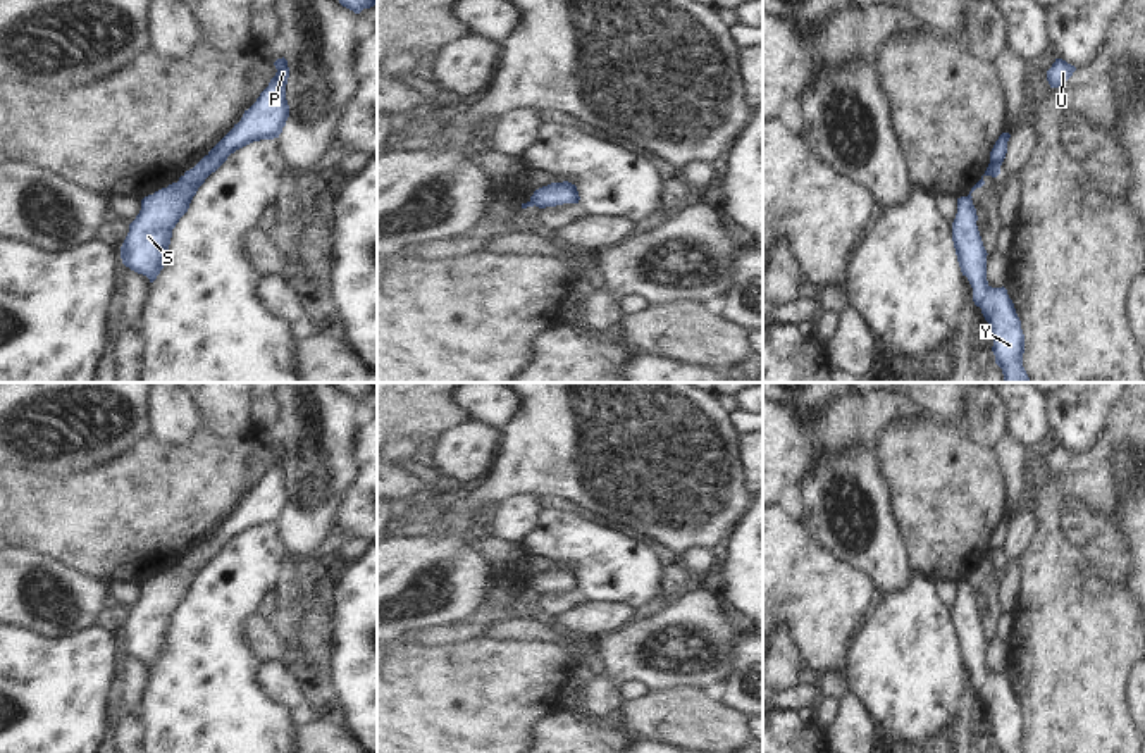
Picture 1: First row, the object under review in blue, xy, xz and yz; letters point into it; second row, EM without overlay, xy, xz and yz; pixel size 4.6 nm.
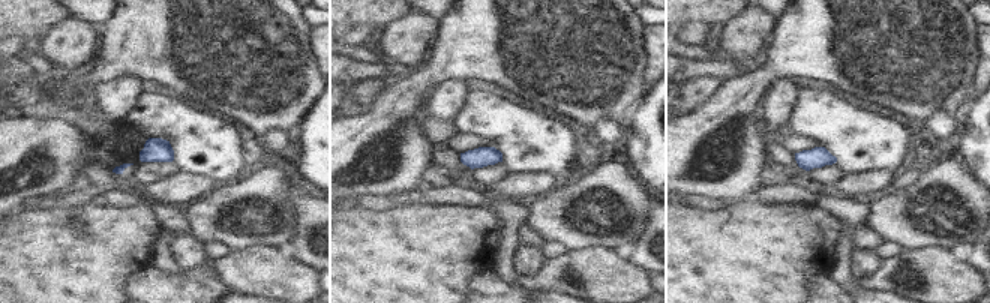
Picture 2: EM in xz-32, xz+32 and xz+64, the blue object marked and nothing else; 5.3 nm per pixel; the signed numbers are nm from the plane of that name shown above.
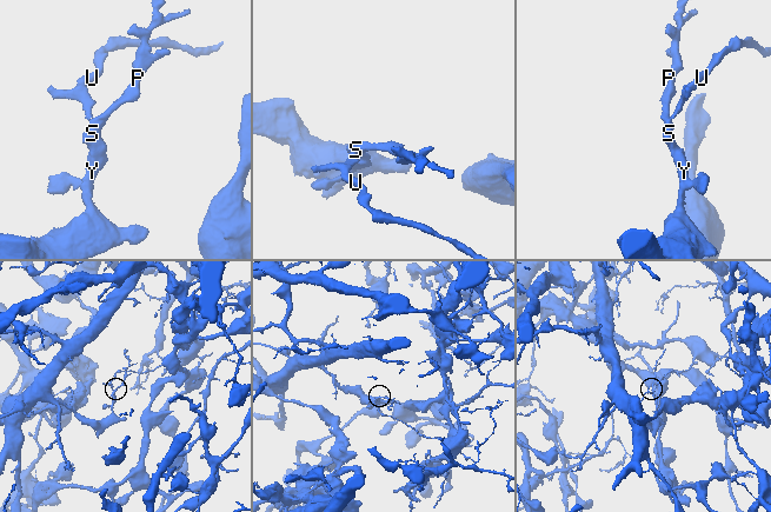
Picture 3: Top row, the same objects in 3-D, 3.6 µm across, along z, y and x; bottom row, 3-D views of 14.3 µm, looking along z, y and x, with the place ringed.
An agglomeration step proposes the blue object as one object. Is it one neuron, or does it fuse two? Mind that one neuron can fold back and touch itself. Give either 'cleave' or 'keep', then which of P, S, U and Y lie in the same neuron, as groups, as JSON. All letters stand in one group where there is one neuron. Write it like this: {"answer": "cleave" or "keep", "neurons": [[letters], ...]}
{"answer": "cleave", "neurons": [["P", "S", "Y"], ["U"]]}

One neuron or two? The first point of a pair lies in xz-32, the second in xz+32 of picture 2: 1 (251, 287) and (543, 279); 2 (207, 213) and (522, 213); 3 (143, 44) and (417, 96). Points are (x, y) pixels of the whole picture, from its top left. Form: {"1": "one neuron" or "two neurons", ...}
{"1": "one neuron", "2": "two neurons", "3": "one neuron"}

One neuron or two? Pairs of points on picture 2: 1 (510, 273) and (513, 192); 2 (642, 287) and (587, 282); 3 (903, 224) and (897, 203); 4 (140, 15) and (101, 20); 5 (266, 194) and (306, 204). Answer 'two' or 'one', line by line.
1: two
2: one
3: one
4: two
5: two

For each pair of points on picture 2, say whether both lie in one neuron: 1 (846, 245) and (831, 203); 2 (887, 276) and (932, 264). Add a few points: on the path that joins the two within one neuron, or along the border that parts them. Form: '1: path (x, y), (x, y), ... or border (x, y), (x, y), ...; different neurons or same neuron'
1: path (848, 234), (849, 221), (842, 213); same neuron
2: path (897, 276), (921, 273); same neuron

